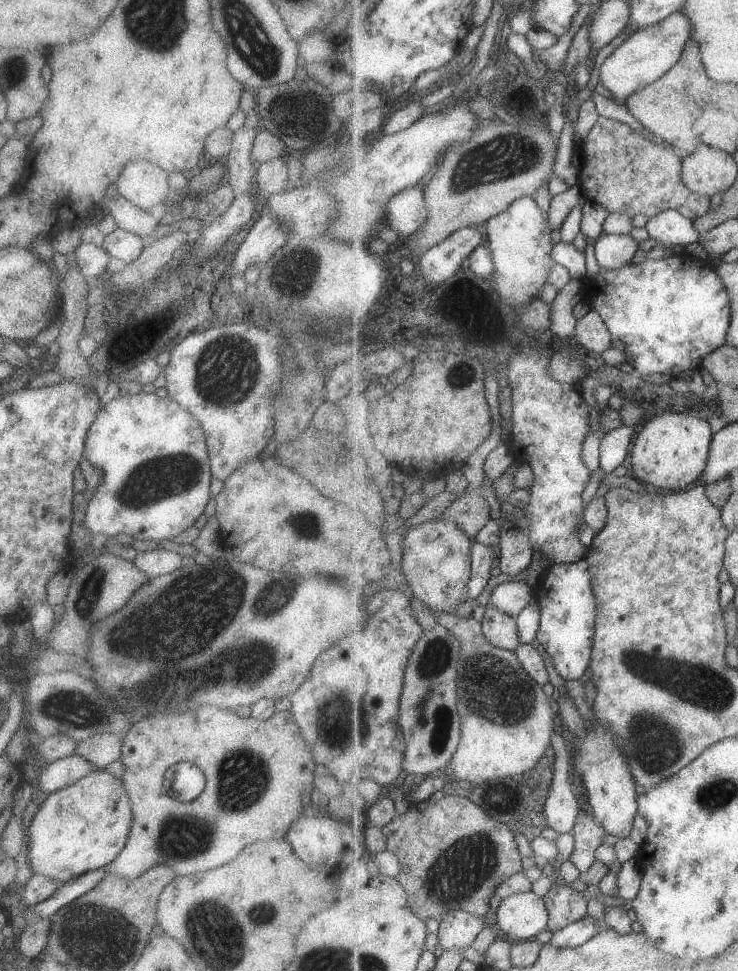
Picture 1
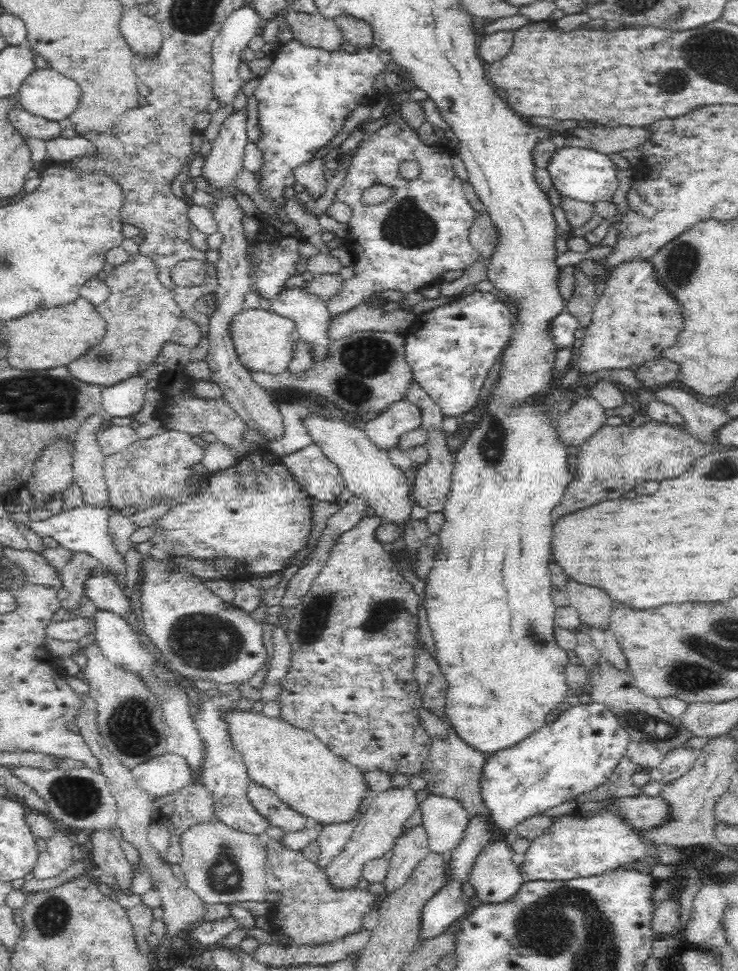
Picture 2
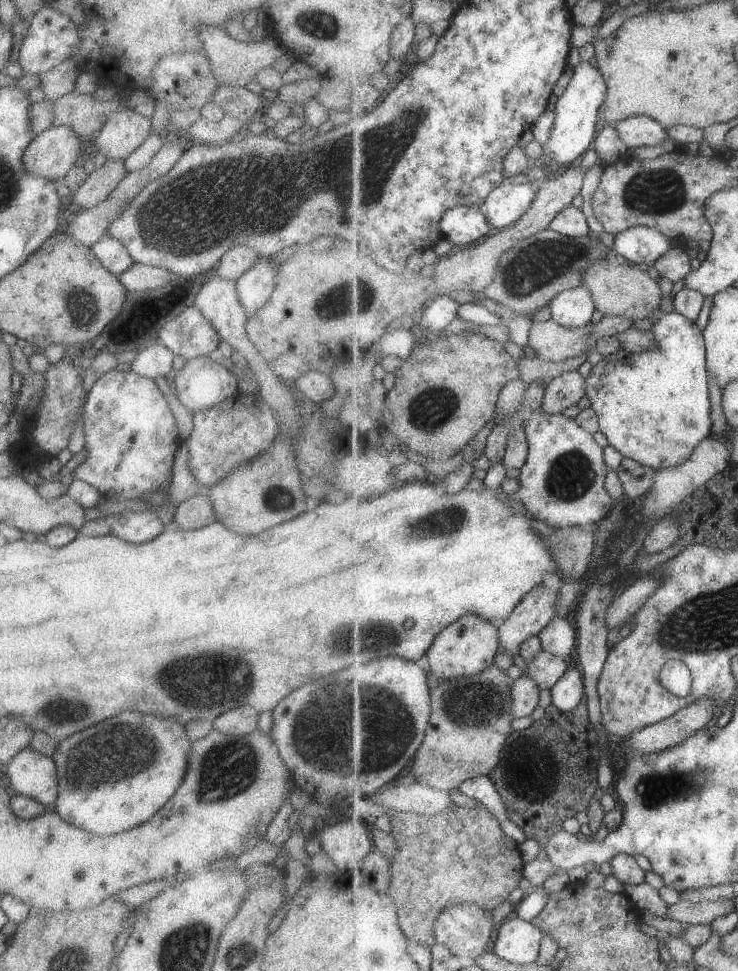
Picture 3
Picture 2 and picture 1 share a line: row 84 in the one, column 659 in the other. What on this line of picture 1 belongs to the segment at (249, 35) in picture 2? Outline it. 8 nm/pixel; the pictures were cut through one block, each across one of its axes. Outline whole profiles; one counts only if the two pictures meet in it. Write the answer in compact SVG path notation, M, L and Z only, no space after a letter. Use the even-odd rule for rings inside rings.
M669 208L658 216L651 217L646 223L650 237L665 246L687 246L698 242L701 238L696 222L685 218L681 212Z

